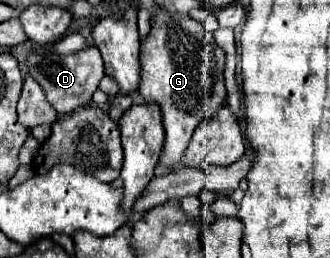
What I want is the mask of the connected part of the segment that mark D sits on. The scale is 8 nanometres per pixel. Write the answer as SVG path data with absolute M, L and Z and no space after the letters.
M89 46L87 50L79 50L79 52L69 54L69 56L31 54L25 62L25 70L43 86L43 90L47 94L47 102L59 114L67 114L67 112L73 112L79 106L89 104L93 92L99 86L99 80L105 76L103 58L101 58L97 46Z

